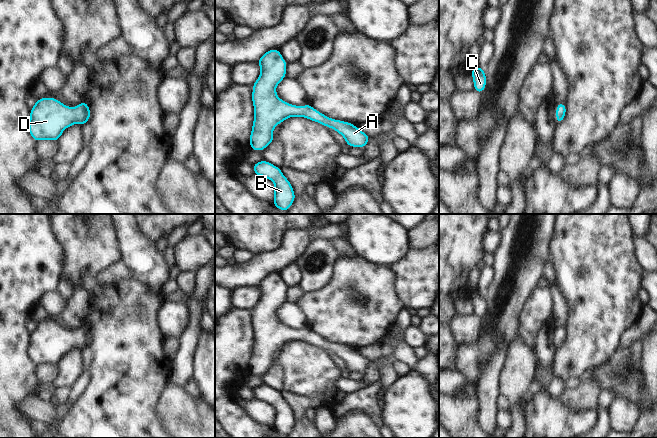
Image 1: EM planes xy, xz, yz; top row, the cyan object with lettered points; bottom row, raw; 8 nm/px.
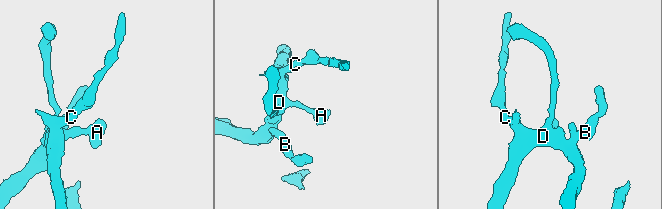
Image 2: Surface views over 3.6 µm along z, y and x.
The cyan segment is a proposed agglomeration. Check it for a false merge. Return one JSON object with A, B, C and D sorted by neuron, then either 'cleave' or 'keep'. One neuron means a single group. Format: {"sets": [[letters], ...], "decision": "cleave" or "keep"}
{"sets": [["A", "B", "C", "D"]], "decision": "keep"}

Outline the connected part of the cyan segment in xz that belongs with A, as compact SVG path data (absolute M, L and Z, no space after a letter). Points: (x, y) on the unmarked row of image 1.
M278 273L268 274L260 281L257 287L259 288L261 295L258 303L253 307L253 315L251 316L252 328L254 330L254 345L249 367L252 375L263 375L268 371L275 363L273 360L273 353L284 344L293 340L304 341L311 345L321 347L325 351L334 353L344 361L345 366L349 371L364 372L367 369L370 361L354 348L331 343L307 327L303 331L300 331L287 327L277 320L276 311L285 301L287 301L286 292L288 290L288 287L283 283L282 278Z

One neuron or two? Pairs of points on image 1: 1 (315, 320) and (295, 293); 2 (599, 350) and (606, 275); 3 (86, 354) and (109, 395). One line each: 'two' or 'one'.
1: two
2: one
3: two

